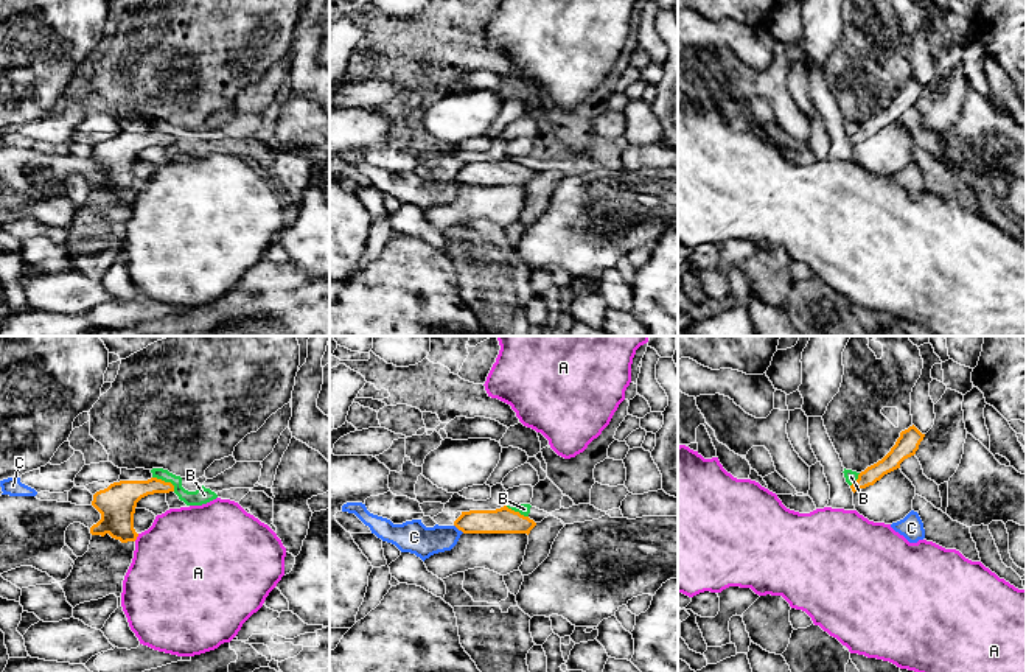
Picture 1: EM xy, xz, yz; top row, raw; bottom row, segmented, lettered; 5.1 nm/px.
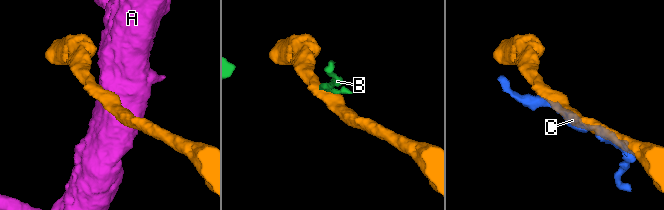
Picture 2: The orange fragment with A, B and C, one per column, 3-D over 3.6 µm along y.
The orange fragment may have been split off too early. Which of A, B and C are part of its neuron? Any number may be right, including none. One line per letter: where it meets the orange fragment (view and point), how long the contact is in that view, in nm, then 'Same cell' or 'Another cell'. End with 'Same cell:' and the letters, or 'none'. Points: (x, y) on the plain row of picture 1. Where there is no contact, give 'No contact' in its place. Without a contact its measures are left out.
A: Touches orange at xy (137, 187). Shared border 50 nm. Another cell
B: Touches orange at xy (164, 132). Shared border 140 nm. Another cell
C: Touches orange at xz (459, 181). Shared border 70 nm. Another cell
Same cell: none

